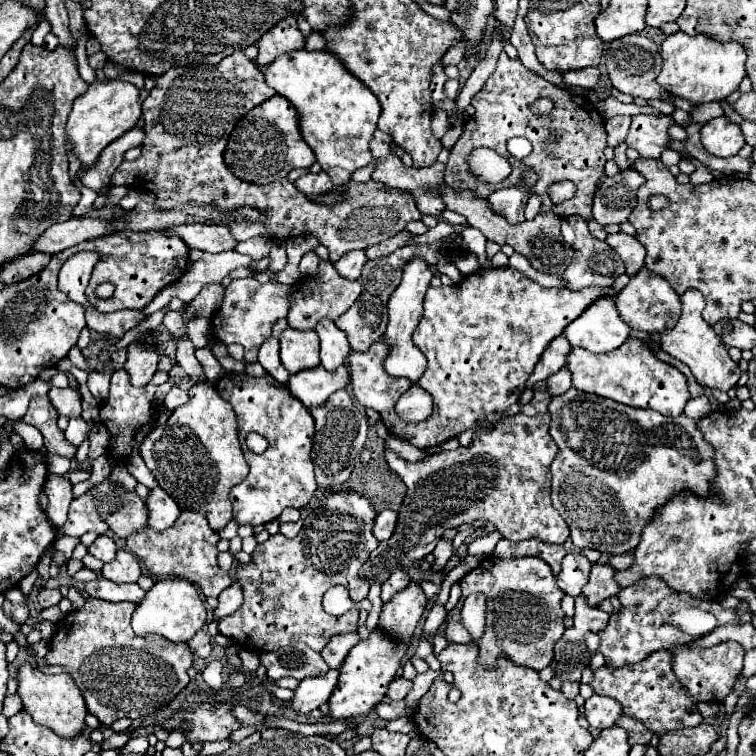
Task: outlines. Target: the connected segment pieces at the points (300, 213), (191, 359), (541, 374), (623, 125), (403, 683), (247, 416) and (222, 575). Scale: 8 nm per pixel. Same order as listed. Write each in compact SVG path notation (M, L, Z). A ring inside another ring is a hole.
M234 51L218 65L166 71L156 79L156 87L142 105L142 117L146 121L142 155L134 161L122 161L108 187L126 185L130 189L152 191L156 195L156 207L162 211L192 201L196 205L218 207L222 213L254 207L264 215L264 221L236 219L228 223L236 241L248 241L256 235L266 235L268 239L276 237L280 241L312 235L328 249L332 263L352 249L366 249L368 245L378 245L380 241L394 237L406 223L422 217L410 193L390 189L372 179L366 183L344 183L340 187L342 201L324 205L300 193L288 179L256 185L236 177L224 163L228 137L240 117L272 95L276 95L276 91L266 85L262 71L244 55L244 51Z
M188 337L180 339L180 341L178 341L178 349L176 349L176 361L178 361L178 365L190 375L192 383L198 383L200 379L206 381L206 379L204 379L202 365L200 365L200 363L196 361L196 357L194 357L194 351L196 351L196 347L192 345L192 341L190 341Z
M564 335L552 339L550 345L548 345L548 349L546 349L546 353L544 353L544 355L540 357L540 361L536 363L532 377L530 377L528 383L526 383L528 389L532 389L534 383L538 383L538 381L548 379L548 377L550 377L552 373L556 373L560 367L564 367L568 353L570 353L570 345L568 345L568 339L566 339Z
M616 115L616 117L612 117L612 119L608 119L604 123L606 133L608 133L608 145L610 147L616 147L620 141L626 139L630 121L632 121L632 117L628 117L628 115Z
M394 677L390 681L390 685L388 685L388 693L386 695L390 699L394 699L394 701L400 701L400 699L404 699L408 695L410 689L412 689L412 681L408 681L404 677Z
M226 375L216 383L216 389L234 407L240 429L240 445L250 465L248 477L230 491L234 521L256 527L278 519L286 507L302 509L314 495L316 481L314 465L310 461L314 419L310 417L308 409L288 393L288 389L272 385L272 377L240 379L234 381L234 375ZM248 433L260 433L270 443L262 455L256 455L246 447Z
M182 511L176 523L166 531L154 531L150 527L140 529L140 533L132 533L132 537L126 539L128 549L140 557L144 567L154 577L180 577L192 581L206 597L218 597L224 587L230 587L230 575L228 571L222 571L216 563L216 543L218 533L210 529L204 515L194 511Z

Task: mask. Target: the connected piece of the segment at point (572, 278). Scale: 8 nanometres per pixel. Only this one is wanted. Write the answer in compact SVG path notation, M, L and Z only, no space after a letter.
M574 215L562 221L562 237L566 243L574 245L574 259L570 263L570 267L562 273L562 277L568 283L568 289L578 291L584 287L610 287L618 275L622 275L626 271L622 259L616 255L616 251L612 247L608 247L604 241L598 241L590 235L588 231L588 223Z

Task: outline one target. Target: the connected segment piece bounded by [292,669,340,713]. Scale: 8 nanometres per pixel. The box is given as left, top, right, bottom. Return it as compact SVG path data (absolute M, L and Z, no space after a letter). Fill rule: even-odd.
M330 669L324 677L306 677L300 681L296 695L292 699L294 703L294 711L298 713L310 713L314 709L318 709L322 703L328 701L328 697L332 695L332 689L336 687L340 671L338 669Z

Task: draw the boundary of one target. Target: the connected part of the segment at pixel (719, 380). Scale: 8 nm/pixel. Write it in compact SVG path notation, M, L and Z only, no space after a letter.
M688 289L682 297L682 315L676 323L674 329L664 331L660 335L662 341L662 349L676 357L678 361L686 363L694 375L694 379L702 385L702 387L710 387L710 389L720 389L720 391L730 391L732 387L736 387L738 379L740 379L740 369L738 363L734 363L728 355L726 345L720 341L720 337L714 333L712 327L706 325L706 321L702 319L702 311L704 311L704 297L696 291L696 289Z

